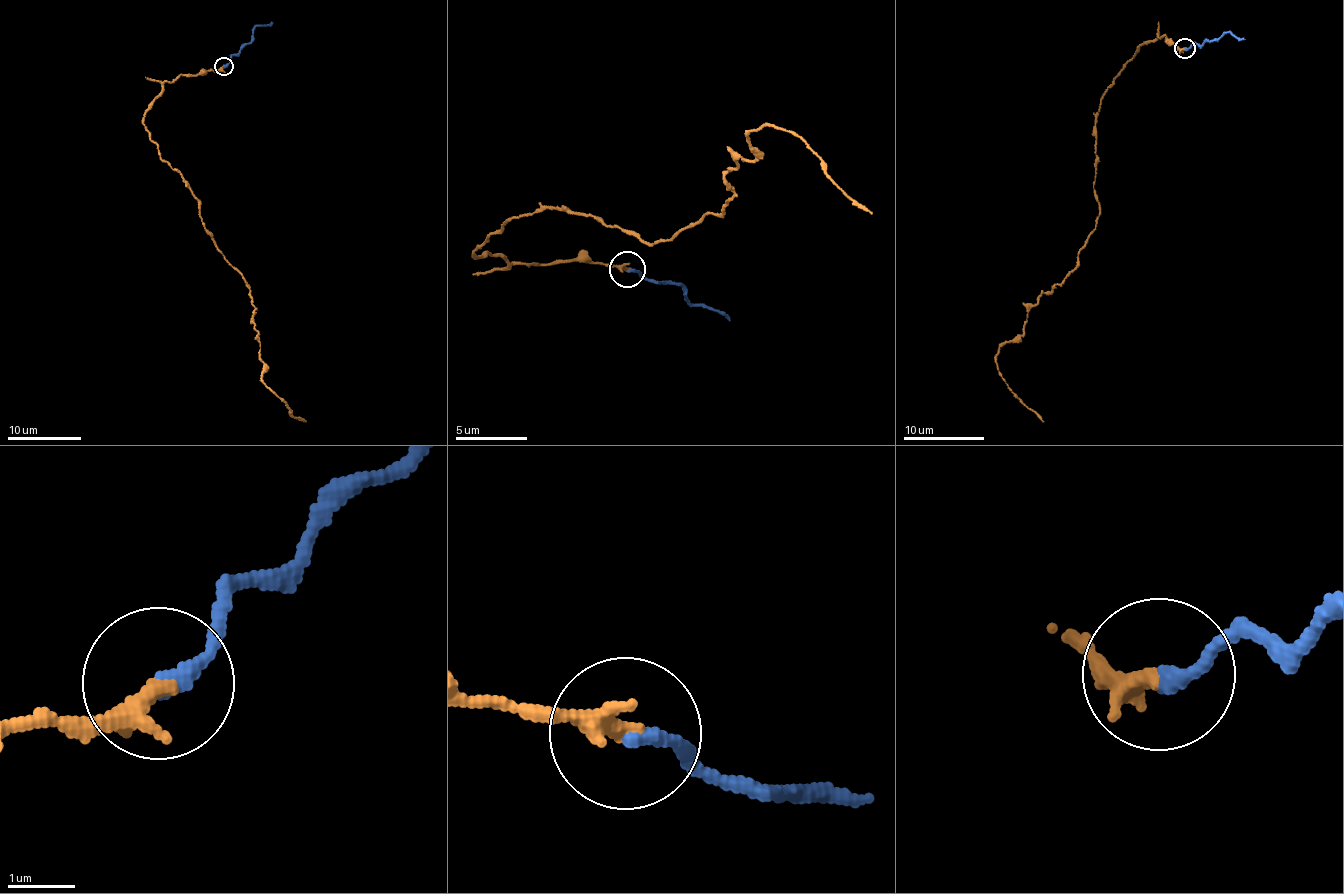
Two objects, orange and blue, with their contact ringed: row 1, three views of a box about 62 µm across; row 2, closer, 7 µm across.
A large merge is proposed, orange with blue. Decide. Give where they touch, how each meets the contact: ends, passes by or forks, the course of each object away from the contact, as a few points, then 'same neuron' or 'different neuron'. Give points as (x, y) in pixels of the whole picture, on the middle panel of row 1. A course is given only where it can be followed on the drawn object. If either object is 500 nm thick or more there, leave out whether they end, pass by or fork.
(627, 269) | orange ends | blue ends | orange via (628, 269), (474, 254), (550, 205), (652, 244), (721, 213), (764, 127), (871, 214) | blue via (628, 269), (677, 284), (690, 302), (714, 307), (728, 320) | same neuron

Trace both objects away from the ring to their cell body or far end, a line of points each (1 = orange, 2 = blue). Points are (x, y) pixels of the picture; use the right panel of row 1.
1: (1184, 49), (1158, 36), (1111, 84), (1094, 120), (1099, 215), (1076, 266), (996, 357), (1043, 422)
2: (1184, 49), (1227, 32), (1244, 38)

